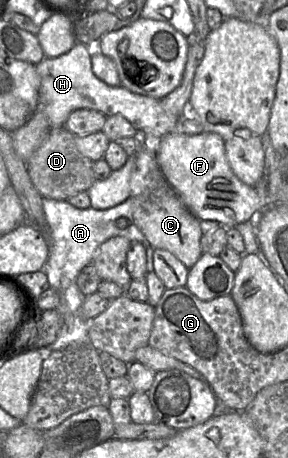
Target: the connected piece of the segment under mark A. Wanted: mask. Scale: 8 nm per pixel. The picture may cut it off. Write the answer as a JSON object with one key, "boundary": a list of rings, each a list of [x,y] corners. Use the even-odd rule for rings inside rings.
{"boundary":[[[42,197],[42,207],[48,227],[48,258],[44,271],[50,288],[56,290],[59,303],[56,310],[62,318],[62,327],[53,344],[47,351],[62,350],[71,344],[90,343],[90,321],[82,318],[84,298],[76,279],[82,268],[90,264],[100,245],[111,237],[121,236],[130,241],[137,241],[144,246],[148,241],[134,224],[133,200],[129,197],[124,202],[108,209],[79,209],[65,200],[53,200]]]}

